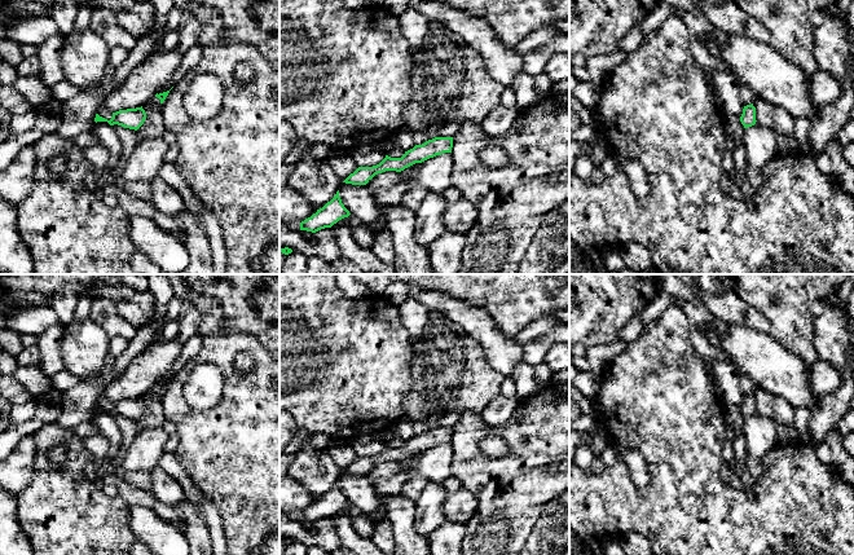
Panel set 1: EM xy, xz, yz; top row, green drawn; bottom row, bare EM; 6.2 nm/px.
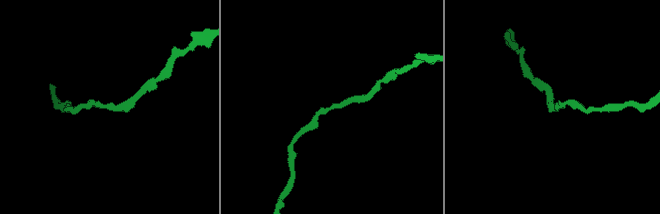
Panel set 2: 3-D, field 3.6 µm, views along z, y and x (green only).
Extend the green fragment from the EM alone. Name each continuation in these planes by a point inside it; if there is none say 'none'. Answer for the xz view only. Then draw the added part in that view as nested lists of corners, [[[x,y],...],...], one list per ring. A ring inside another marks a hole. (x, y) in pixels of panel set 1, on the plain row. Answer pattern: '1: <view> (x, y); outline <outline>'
1: xz (391, 440); outline [[[392,430],[389,431],[386,431],[387,433],[387,437],[386,437],[386,445],[391,446],[391,448],[401,448],[405,441],[399,439],[393,432]]]

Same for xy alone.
1: xy (102, 400); outline [[[105,388],[98,392],[97,404],[107,410],[113,408],[113,402],[106,397]]]

